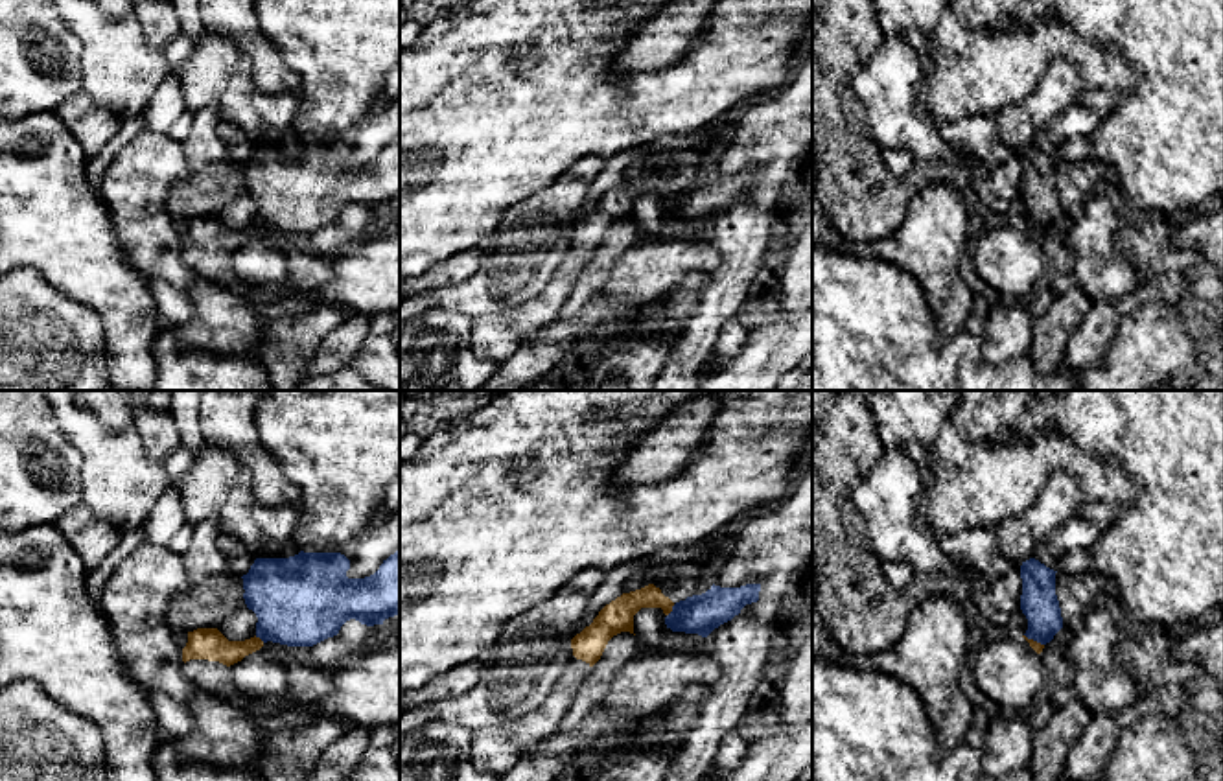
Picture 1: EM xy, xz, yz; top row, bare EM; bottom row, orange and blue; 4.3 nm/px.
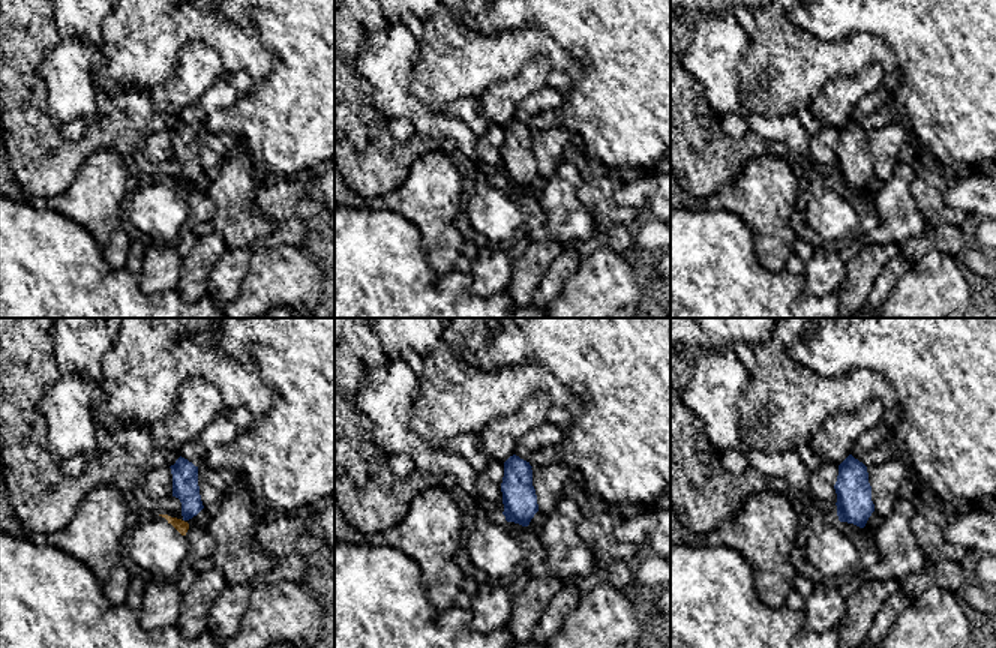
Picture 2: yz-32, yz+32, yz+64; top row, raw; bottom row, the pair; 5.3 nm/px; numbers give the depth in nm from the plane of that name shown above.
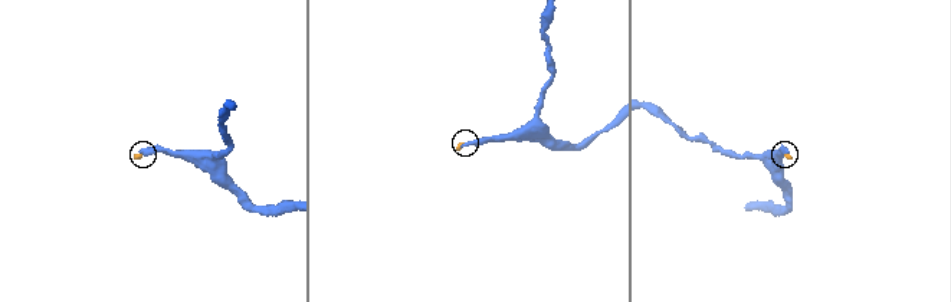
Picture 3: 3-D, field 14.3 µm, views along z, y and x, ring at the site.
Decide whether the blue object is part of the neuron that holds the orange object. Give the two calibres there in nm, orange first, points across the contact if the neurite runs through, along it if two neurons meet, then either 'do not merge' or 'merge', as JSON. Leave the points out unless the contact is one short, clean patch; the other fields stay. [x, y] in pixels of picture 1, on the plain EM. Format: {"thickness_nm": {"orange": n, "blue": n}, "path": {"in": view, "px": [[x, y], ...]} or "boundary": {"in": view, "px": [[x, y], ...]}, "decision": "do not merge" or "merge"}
{"thickness_nm": {"orange": 140, "blue": 180}, "boundary": {"in": "xz", "px": [[675, 192], [667, 203]]}, "decision": "do not merge"}

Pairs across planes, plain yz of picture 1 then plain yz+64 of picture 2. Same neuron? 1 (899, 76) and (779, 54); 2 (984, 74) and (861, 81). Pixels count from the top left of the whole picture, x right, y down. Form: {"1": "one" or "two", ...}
{"1": "two", "2": "two"}

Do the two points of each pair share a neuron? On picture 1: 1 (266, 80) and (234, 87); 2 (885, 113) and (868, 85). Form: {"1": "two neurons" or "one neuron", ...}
{"1": "two neurons", "2": "one neuron"}

